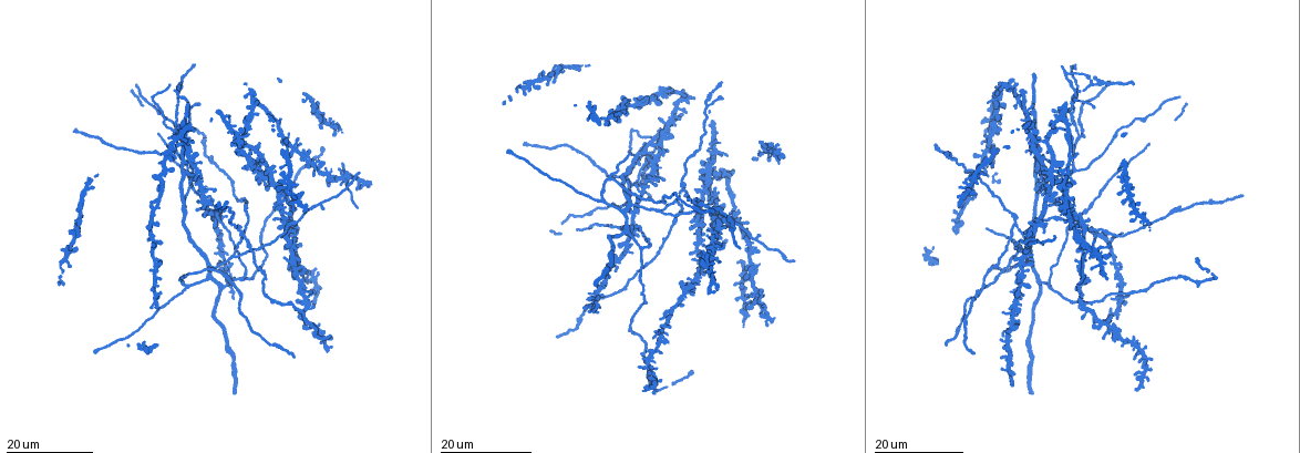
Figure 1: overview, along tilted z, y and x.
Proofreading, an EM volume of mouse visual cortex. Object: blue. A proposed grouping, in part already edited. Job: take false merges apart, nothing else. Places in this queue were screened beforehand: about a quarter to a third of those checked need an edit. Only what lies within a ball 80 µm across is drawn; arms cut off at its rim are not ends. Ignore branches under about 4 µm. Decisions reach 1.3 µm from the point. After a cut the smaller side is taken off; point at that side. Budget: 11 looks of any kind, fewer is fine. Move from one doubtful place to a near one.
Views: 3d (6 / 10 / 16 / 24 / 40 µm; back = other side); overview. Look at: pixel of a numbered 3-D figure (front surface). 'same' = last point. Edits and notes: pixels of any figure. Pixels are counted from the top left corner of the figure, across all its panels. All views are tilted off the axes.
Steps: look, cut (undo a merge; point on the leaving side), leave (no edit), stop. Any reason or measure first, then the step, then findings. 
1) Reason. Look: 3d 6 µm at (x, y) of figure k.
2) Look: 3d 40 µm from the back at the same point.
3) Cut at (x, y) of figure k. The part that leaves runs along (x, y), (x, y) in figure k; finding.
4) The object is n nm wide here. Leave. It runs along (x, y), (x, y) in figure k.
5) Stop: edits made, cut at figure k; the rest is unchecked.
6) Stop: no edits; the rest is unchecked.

Look: 3d 24 µm at (611, 181) of figure 1.

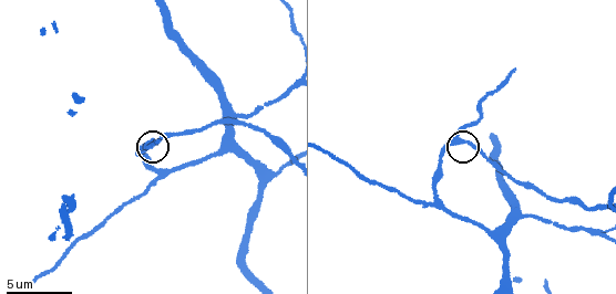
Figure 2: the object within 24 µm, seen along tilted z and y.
Look: 3d 10 µm at (459, 140) of figure 2.

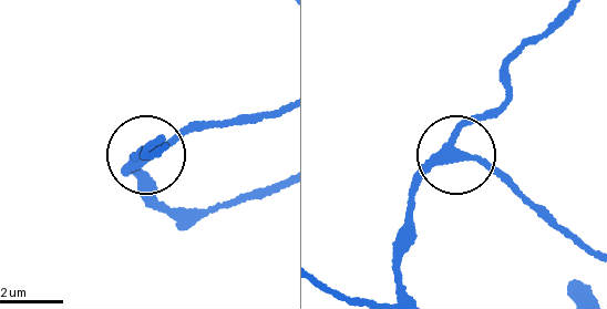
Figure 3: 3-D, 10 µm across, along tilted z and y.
Leave. It runs along (402, 285), (418, 182), (453, 157), (462, 131), (511, 95) in figure 3; all the same neuron.

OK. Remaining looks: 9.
Two arms in line, one across. Look: 3d 24 µm at (632, 183) of figure 1.

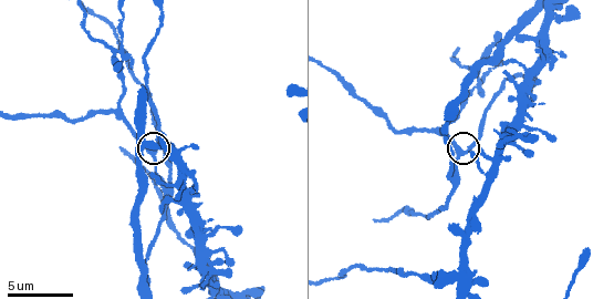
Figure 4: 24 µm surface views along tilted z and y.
Closer look. Look: 3d 6 µm at (460, 150) of figure 4.

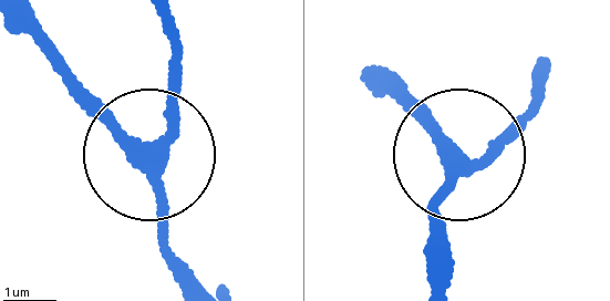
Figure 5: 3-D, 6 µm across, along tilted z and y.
Leave. It runs along (196, 290), (167, 232), (161, 164), (31, 30) in figure 5; all the same neuron.

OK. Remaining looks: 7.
Three-way junction. Look: 3d 24 µm at (243, 233) of figure 1.

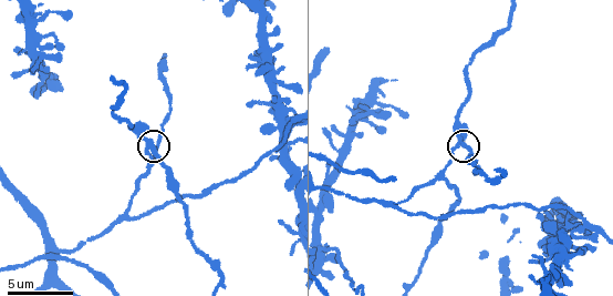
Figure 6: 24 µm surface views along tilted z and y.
Closer look. Look: 3d 10 µm at (152, 146) of figure 6.

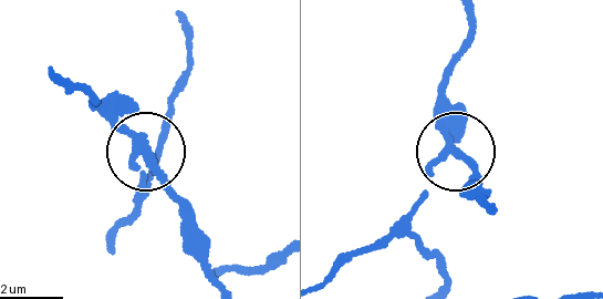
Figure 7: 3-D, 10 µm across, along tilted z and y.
The side arm is 30 µm long. Cut at (160, 183) of figure 7. The part that leaves runs along (146, 142), (210, 284) in figure 7; two neurons meet here.

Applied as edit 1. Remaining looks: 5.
Look: overview.

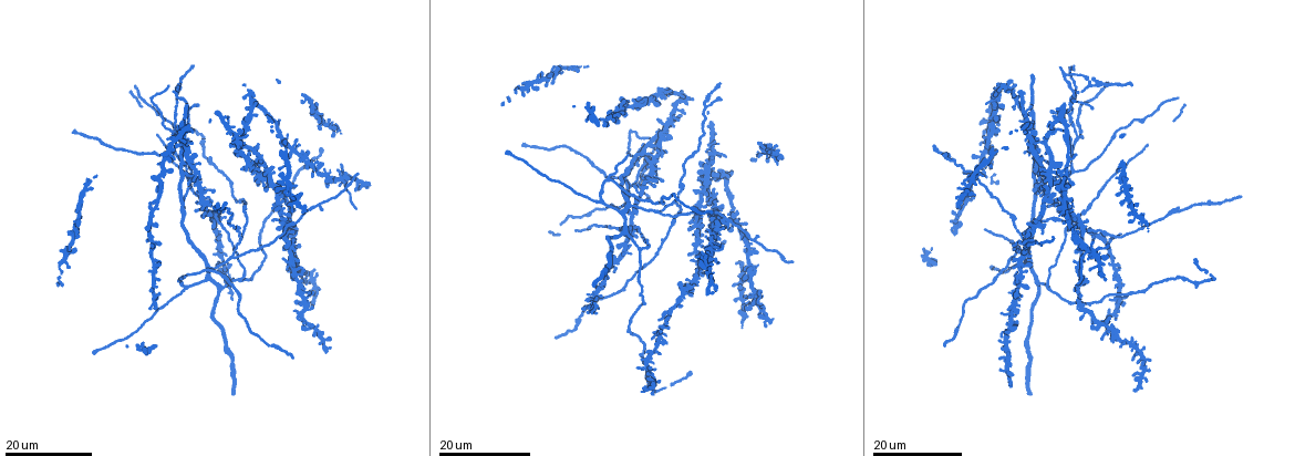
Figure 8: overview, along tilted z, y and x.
Three-way junction. Look: 3d 24 µm at (657, 212) of figure 8.

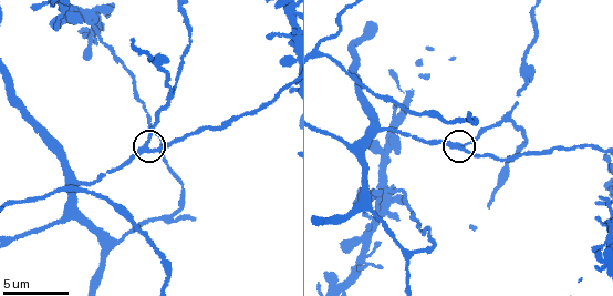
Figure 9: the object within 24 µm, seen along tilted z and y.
Look: 3d 10 µm at (456, 144) of figure 9.

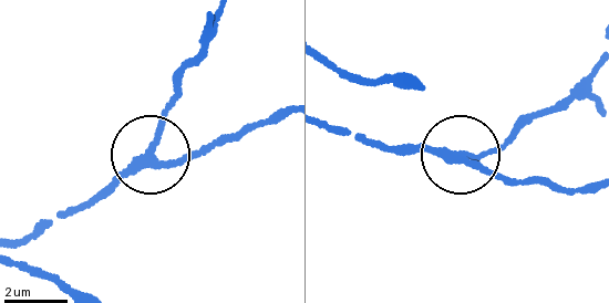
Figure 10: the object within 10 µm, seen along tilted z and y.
The side arm is 68 µm long; 3 arms meet here. Leave. Continuous, no second neuron.

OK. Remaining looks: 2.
Three-way junction. Look: 3d 10 µm at (71, 217) of figure 9.

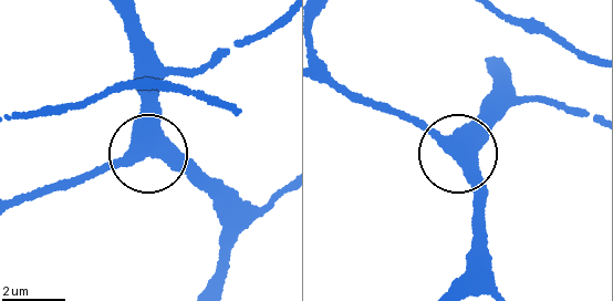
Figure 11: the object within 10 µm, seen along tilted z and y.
The side arm is 54 µm long. Leave. It runs along (588, 114), (551, 100), (523, 102), (447, 151), (392, 104) in figure 11; one neuron here.

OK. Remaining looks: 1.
Arms part here. Look: 3d 10 µm at (96, 18) of figure 9.

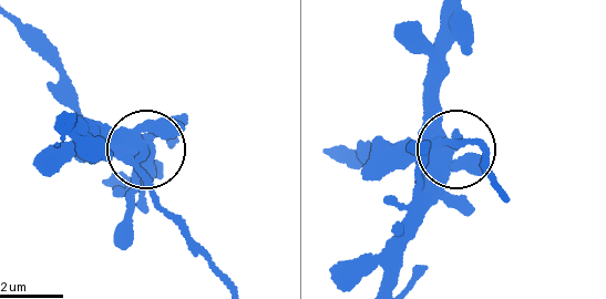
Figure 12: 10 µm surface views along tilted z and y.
Leave. All the same neuron.

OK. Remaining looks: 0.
Stop: edits made, cut at figure 7; the rest is unchecked.

